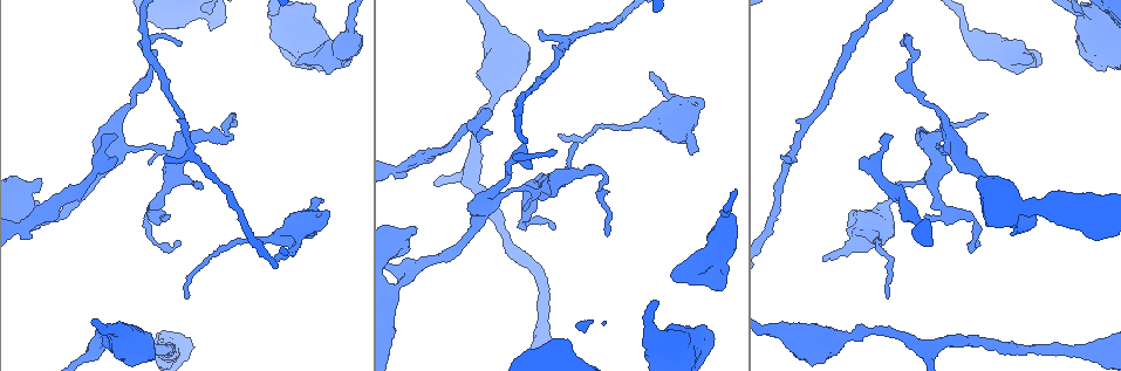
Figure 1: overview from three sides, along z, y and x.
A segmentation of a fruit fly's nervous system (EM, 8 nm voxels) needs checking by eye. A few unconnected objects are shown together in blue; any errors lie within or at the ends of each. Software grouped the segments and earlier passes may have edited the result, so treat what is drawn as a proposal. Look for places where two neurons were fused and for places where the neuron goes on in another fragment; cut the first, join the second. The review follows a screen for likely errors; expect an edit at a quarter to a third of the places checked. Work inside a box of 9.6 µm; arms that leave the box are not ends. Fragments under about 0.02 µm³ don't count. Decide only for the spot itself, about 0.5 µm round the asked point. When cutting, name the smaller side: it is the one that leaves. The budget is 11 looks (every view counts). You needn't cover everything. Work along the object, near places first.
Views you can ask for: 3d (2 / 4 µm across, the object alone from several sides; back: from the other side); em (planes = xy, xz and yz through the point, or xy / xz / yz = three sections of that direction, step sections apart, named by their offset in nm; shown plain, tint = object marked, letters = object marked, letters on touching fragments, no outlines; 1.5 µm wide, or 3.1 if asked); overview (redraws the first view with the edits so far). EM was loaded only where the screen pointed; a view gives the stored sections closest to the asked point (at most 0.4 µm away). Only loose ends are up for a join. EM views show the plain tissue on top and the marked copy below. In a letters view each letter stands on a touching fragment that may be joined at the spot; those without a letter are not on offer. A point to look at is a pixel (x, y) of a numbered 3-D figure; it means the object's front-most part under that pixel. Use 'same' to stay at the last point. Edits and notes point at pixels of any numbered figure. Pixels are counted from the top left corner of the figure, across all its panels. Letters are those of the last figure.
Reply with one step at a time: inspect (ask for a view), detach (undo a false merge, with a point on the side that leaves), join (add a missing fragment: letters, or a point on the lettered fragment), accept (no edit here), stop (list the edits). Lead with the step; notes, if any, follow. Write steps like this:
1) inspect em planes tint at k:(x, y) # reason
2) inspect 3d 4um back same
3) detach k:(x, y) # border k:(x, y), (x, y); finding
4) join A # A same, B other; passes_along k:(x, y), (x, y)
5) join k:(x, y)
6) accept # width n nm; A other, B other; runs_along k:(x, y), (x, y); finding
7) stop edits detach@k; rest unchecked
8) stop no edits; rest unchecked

inspect 3d 2um at 1:(165, 158) # free end

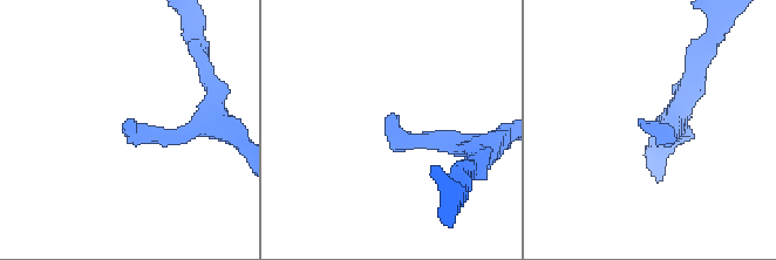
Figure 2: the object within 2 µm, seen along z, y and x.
inspect em planes letters at 2:(394, 113) # now the EM

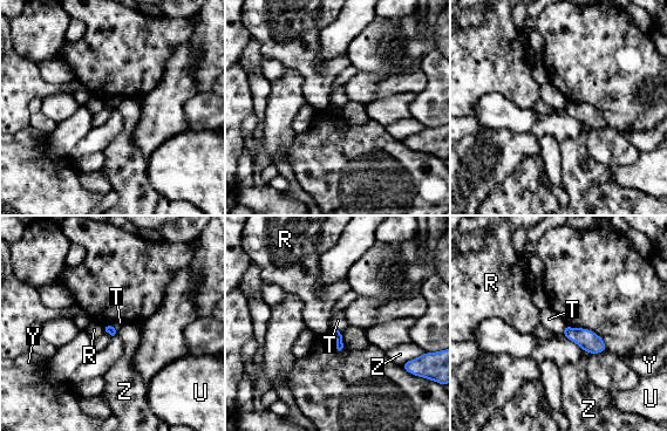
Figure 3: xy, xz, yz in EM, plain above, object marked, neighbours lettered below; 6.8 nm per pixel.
accept # R other, T other, U other, Y other, Z other; border 3:(331, 328), (340, 330); no lettered fragment goes on from it

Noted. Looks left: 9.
inspect em planes letters at 1:(902, 44) # long arm stops here

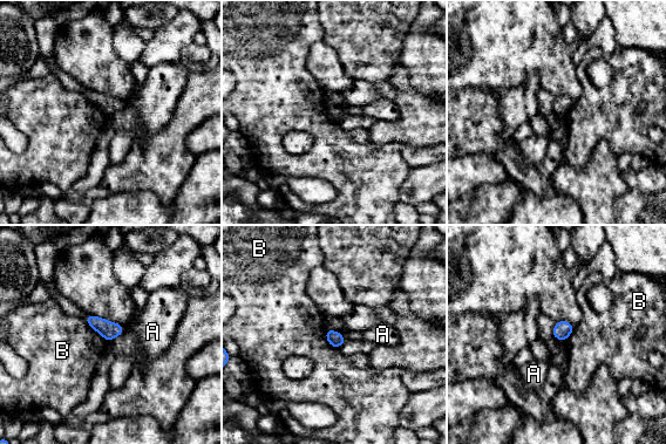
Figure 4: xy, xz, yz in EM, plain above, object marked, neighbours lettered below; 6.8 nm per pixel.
accept # longest_contact B 160 nm; A other, B other; border 4:(124, 329), (121, 334), (107, 341); none of them fits

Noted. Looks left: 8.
inspect 3d 2um at 1:(553, 228) # branch stops here

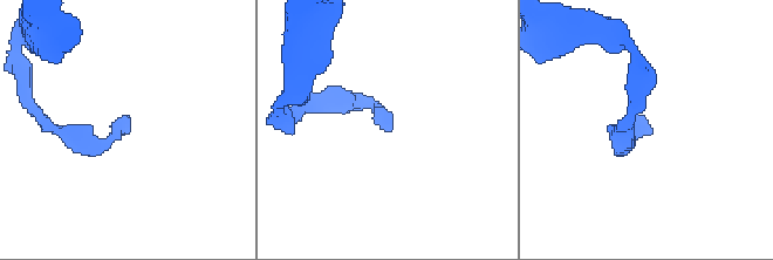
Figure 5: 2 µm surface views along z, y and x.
inspect em planes letters at 5:(389, 127) # shape alone is not enough

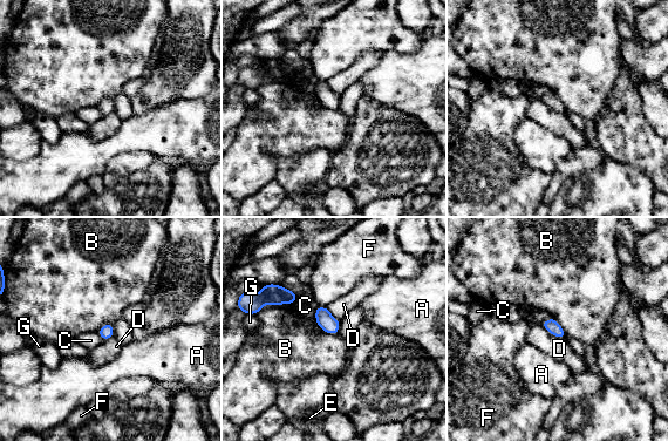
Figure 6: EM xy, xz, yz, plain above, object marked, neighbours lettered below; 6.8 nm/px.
accept # A other, B other, C other, D other, E other, F other, G other; border 6:(294, 303), (265, 304), (256, 314); none of them fits

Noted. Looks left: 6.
inspect em planes letters at 1:(317, 199) # branch stops here

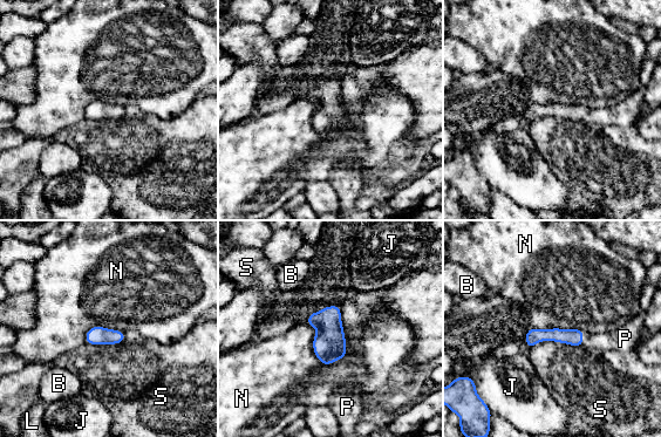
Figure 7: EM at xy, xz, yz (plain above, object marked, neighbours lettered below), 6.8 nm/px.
join 7:(619, 340) # width 120 nm; B other, J other, L other, N other, P same, S other; passes_along 7:(574, 338), (583, 339), (619, 340); it goes on there

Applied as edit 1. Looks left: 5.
stop edits join@7; rest unchecked

